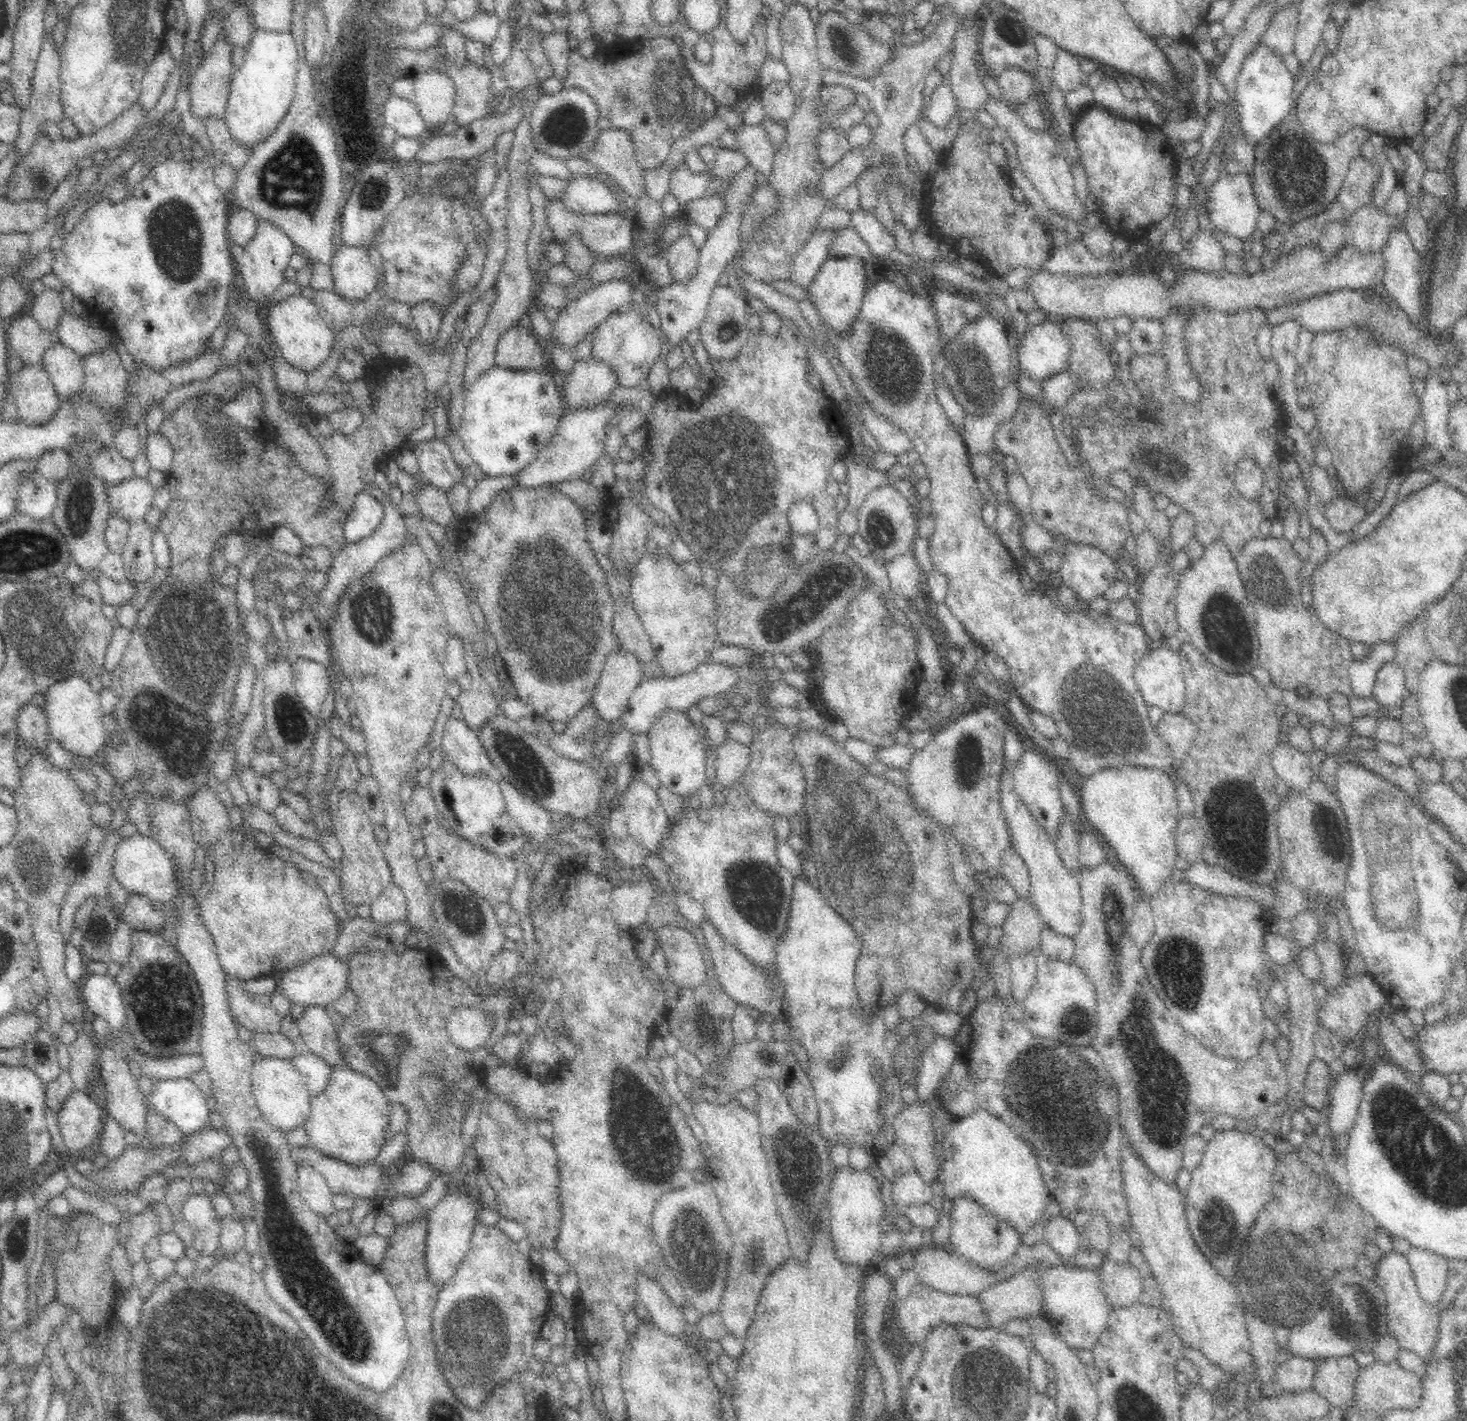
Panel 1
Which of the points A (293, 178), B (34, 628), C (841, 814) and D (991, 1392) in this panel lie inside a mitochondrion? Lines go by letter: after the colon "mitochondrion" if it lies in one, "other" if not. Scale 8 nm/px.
A: mitochondrion
B: mitochondrion
C: mitochondrion
D: mitochondrion

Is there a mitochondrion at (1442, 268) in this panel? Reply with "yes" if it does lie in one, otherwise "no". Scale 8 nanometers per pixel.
yes

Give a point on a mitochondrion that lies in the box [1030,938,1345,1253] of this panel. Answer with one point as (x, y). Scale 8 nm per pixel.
(1179, 975)

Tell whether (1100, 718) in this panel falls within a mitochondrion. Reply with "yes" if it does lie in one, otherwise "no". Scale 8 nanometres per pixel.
yes

